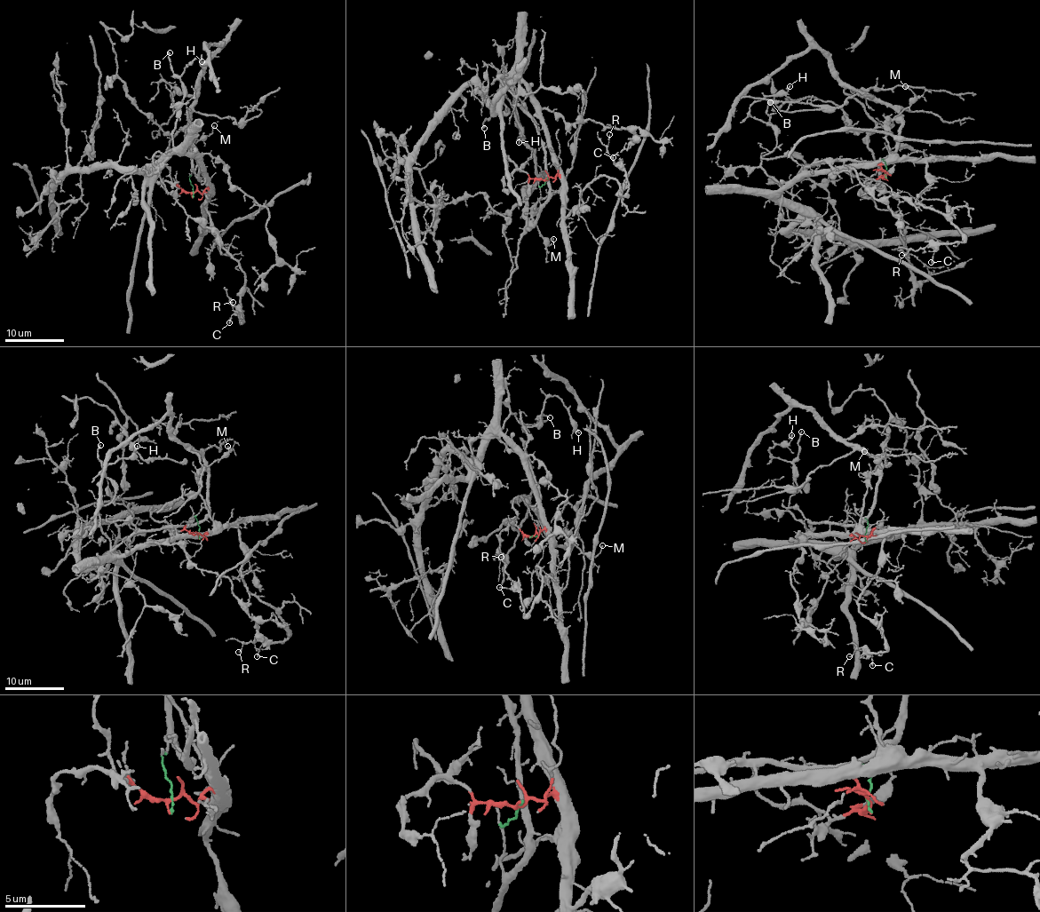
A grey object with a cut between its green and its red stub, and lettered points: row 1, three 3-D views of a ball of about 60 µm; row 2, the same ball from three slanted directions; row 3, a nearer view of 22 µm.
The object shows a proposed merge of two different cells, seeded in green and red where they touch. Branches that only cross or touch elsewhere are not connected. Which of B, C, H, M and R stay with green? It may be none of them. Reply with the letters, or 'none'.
none

